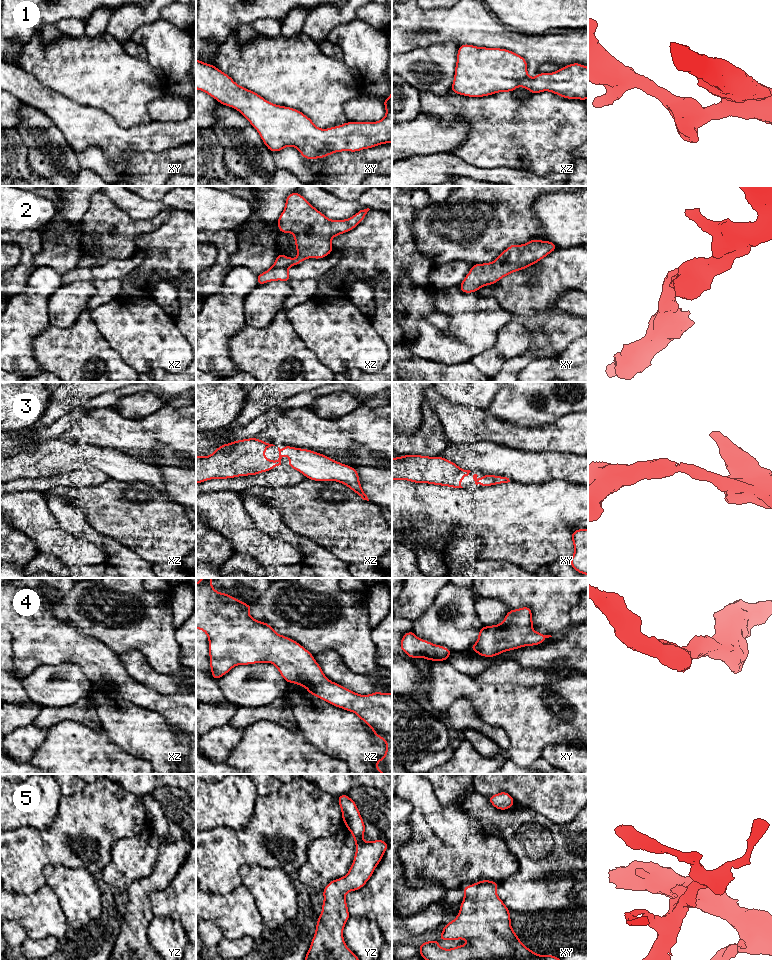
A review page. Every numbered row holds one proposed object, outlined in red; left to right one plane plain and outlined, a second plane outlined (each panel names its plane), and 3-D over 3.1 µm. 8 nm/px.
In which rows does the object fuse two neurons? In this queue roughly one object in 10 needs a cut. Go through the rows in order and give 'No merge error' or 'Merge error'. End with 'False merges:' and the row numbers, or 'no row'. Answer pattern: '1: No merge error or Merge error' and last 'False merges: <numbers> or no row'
1: No merge error
2: No merge error
3: No merge error
4: No merge error
5: No merge error
False merges: no row

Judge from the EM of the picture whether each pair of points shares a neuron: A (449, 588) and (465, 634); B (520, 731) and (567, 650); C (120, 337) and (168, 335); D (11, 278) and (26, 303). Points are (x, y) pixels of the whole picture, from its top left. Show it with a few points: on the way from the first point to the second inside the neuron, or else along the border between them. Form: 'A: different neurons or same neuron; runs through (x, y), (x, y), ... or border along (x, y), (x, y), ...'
A: same neuron; runs through (452, 599), (464, 613), (464, 623)
B: different neurons; border along (577, 673), (565, 677)
C: same neuron; runs through (132, 334), (156, 334)
D: different neurons; border along (32, 272), (26, 286), (10, 298)

